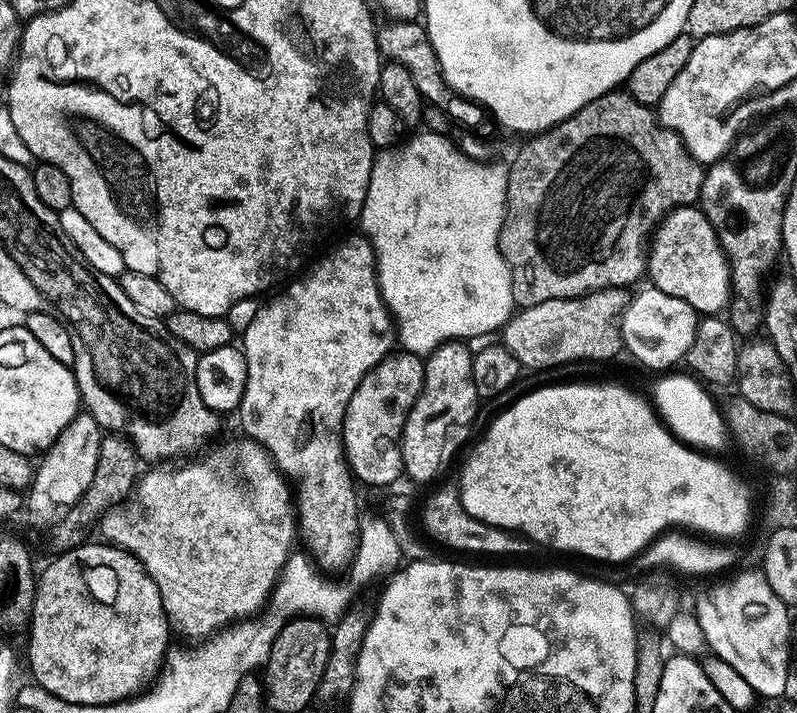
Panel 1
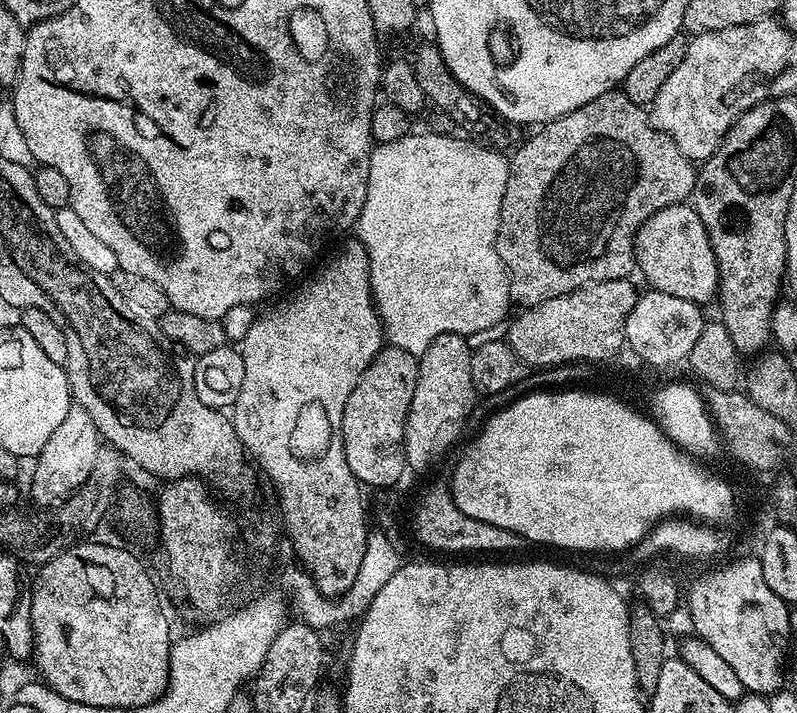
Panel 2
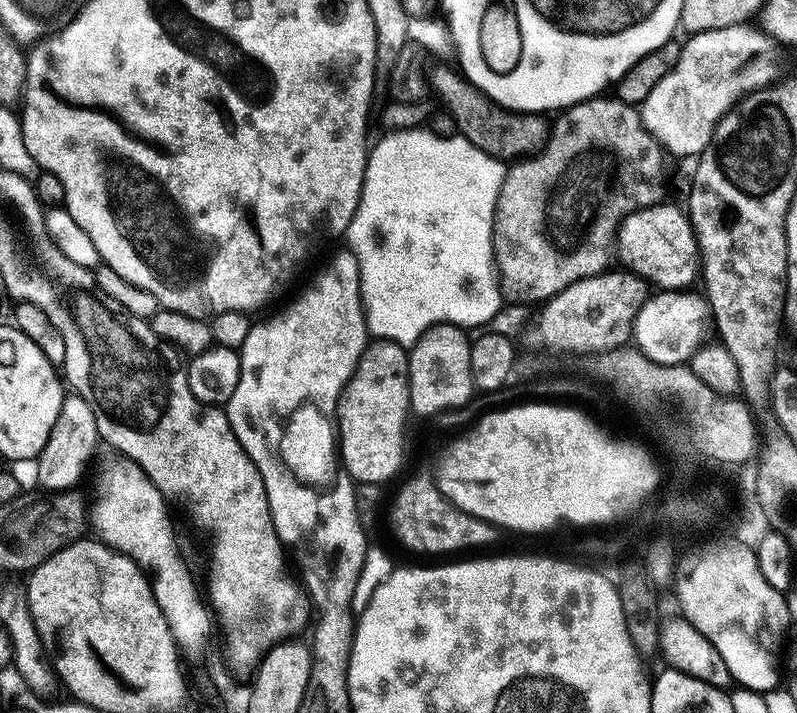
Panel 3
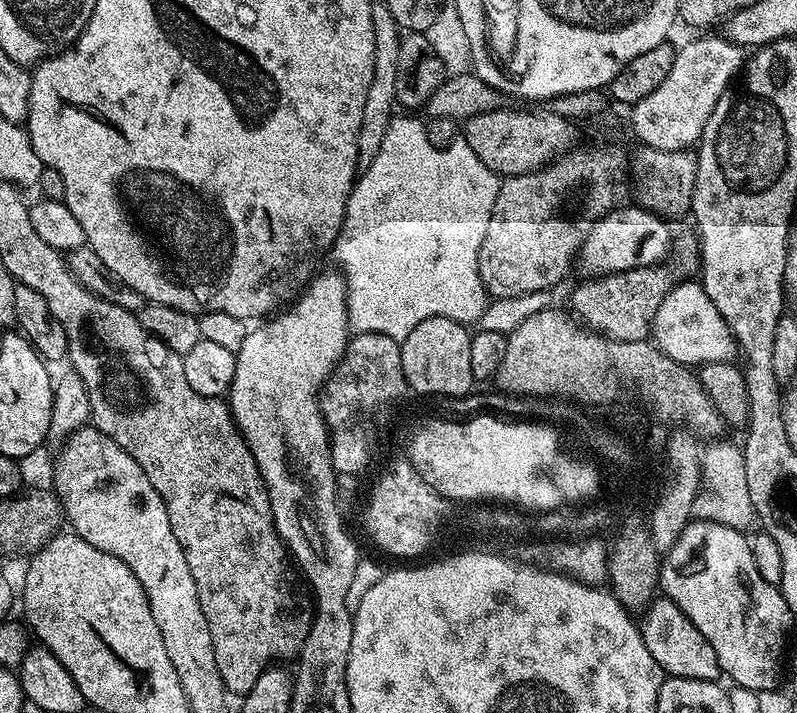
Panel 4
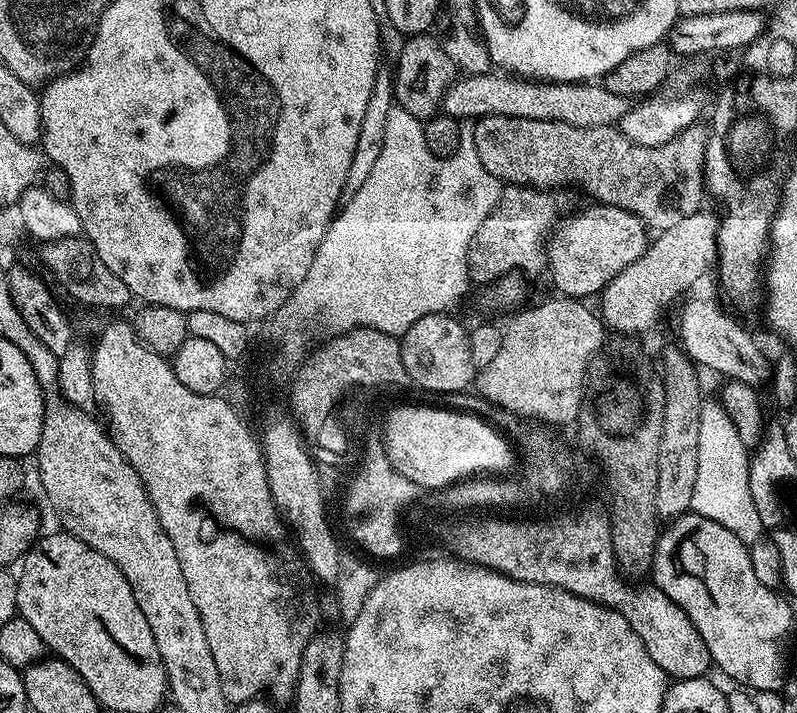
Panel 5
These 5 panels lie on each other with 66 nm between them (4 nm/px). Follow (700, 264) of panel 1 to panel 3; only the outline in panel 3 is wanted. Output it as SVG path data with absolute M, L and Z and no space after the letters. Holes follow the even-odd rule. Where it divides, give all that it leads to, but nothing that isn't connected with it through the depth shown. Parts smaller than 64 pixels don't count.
M661 202L627 216L620 223L614 244L618 249L618 260L620 256L624 263L621 265L647 280L649 285L660 290L688 290L698 280L696 233L685 209L668 203Z

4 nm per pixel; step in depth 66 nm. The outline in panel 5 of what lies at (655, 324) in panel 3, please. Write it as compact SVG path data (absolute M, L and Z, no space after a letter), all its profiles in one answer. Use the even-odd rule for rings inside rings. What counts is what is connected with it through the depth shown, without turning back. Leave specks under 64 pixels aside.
M692 300L681 310L678 344L695 365L717 372L720 378L746 382L753 386L760 386L764 379L764 383L769 379L770 360L764 357L755 338L712 300Z

